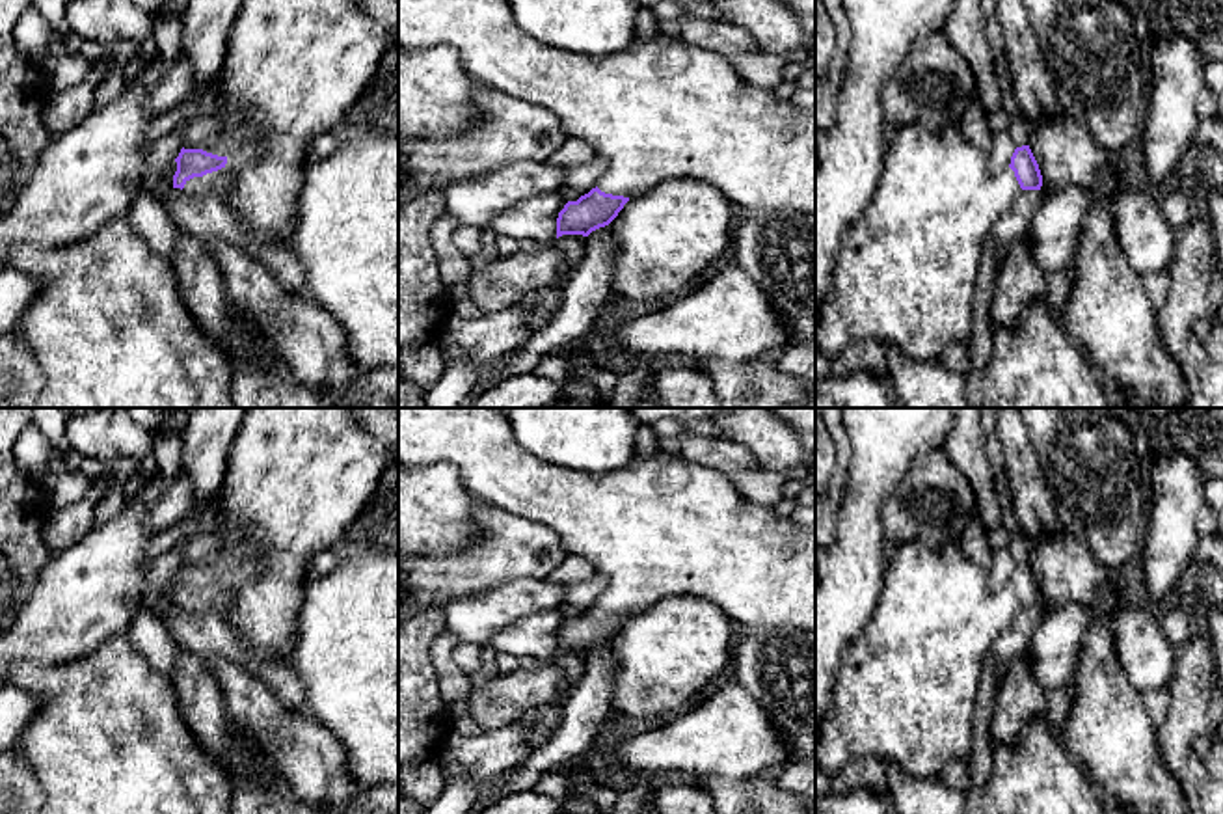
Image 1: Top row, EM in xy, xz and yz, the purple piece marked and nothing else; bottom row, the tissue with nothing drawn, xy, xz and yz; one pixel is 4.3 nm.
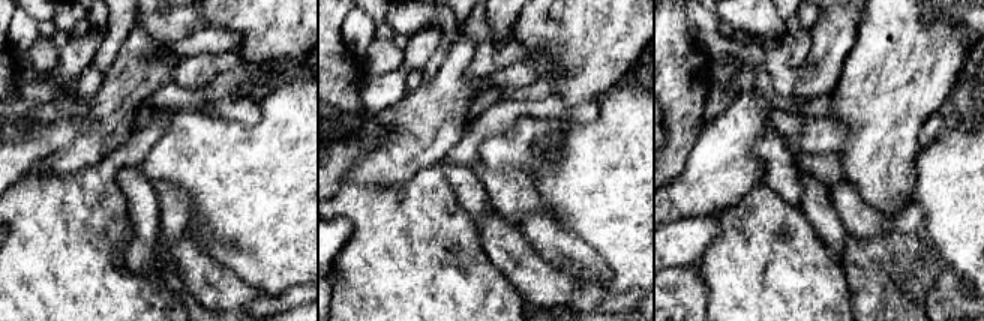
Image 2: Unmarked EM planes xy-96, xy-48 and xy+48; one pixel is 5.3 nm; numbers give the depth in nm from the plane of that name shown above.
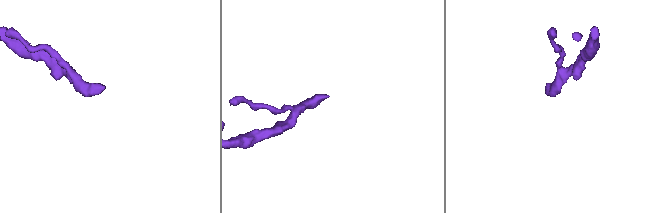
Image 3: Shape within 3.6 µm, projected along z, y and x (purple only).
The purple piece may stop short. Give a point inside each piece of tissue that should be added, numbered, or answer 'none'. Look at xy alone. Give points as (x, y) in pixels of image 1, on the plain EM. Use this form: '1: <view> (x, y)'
1: xy (218, 600)

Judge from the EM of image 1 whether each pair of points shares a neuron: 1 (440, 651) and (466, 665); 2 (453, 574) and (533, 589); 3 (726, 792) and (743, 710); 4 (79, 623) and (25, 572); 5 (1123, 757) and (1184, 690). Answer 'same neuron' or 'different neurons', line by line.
1: different neurons
2: different neurons
3: different neurons
4: different neurons
5: different neurons

